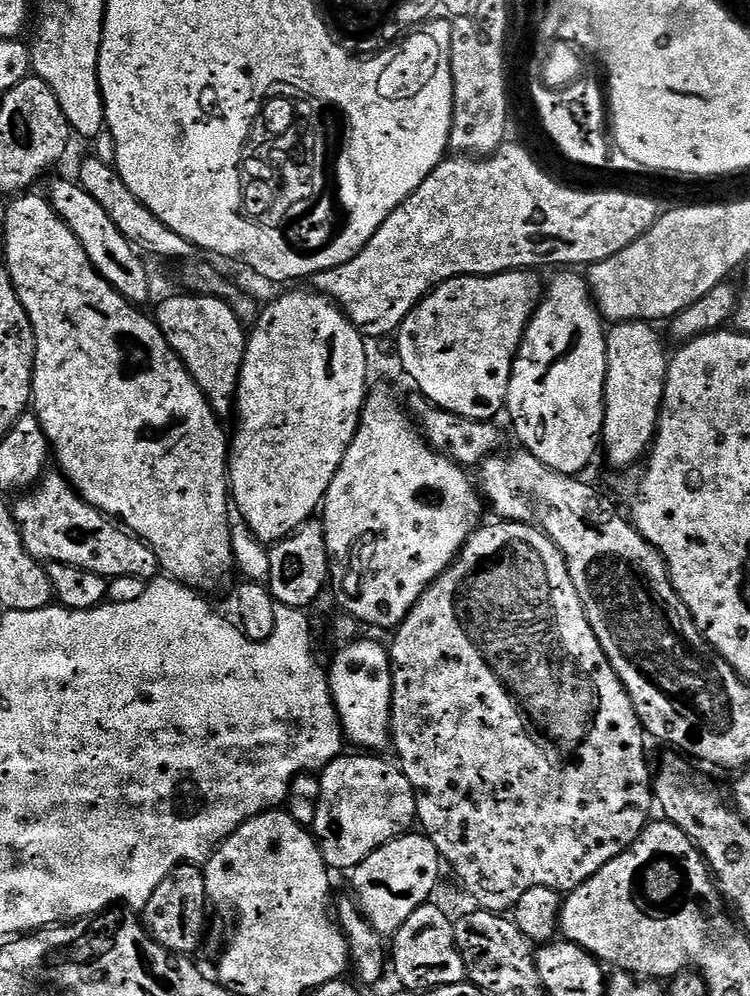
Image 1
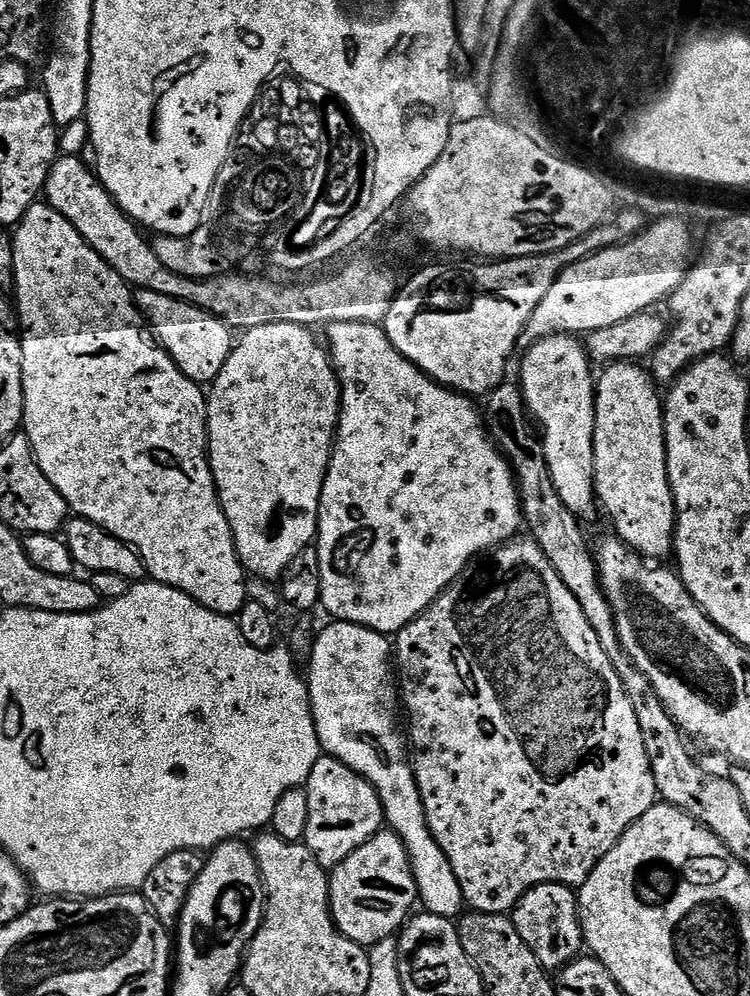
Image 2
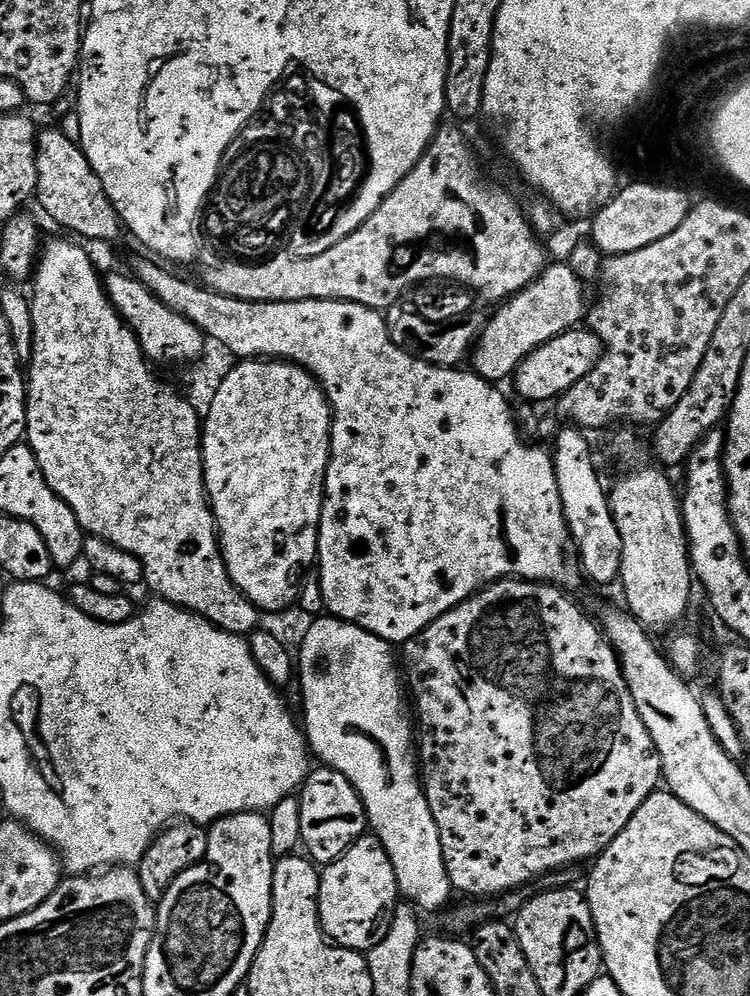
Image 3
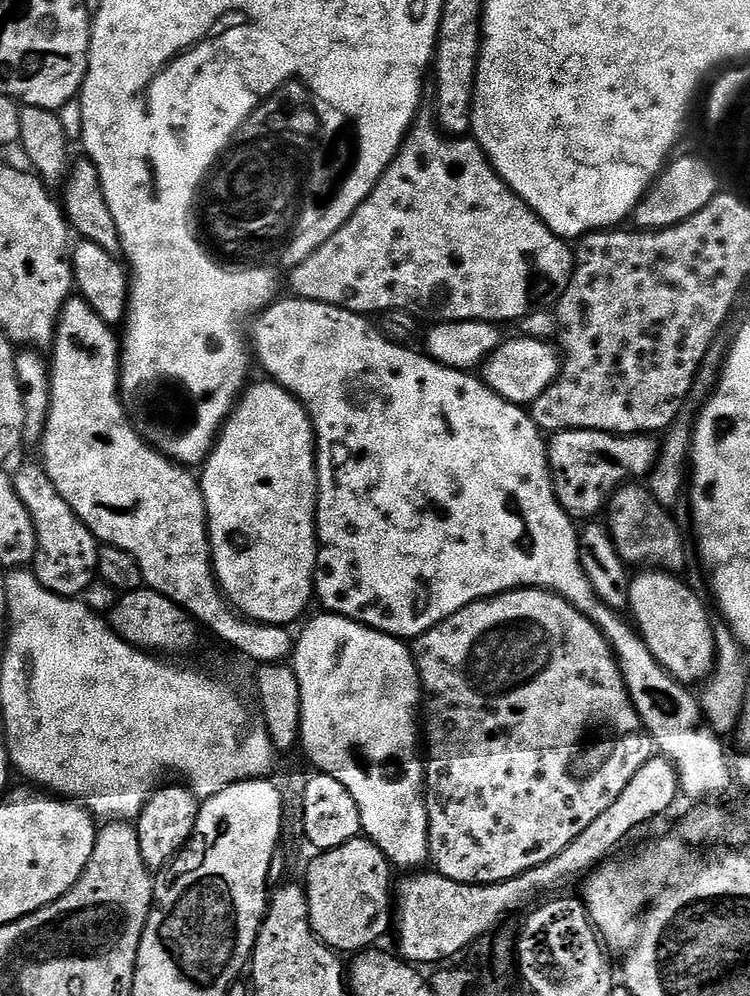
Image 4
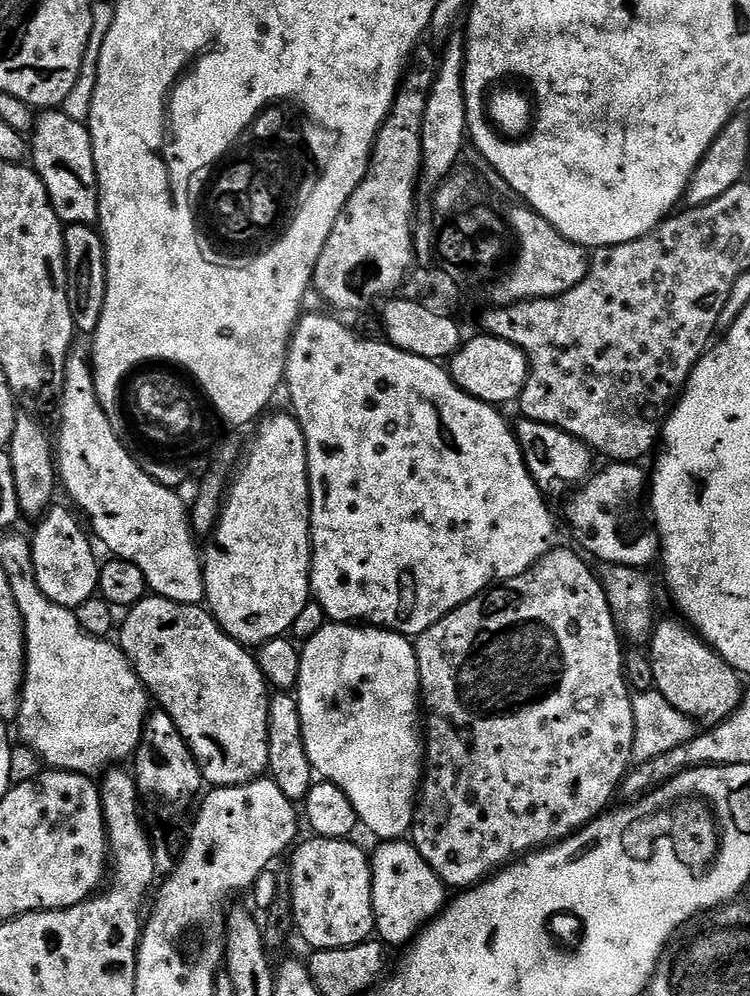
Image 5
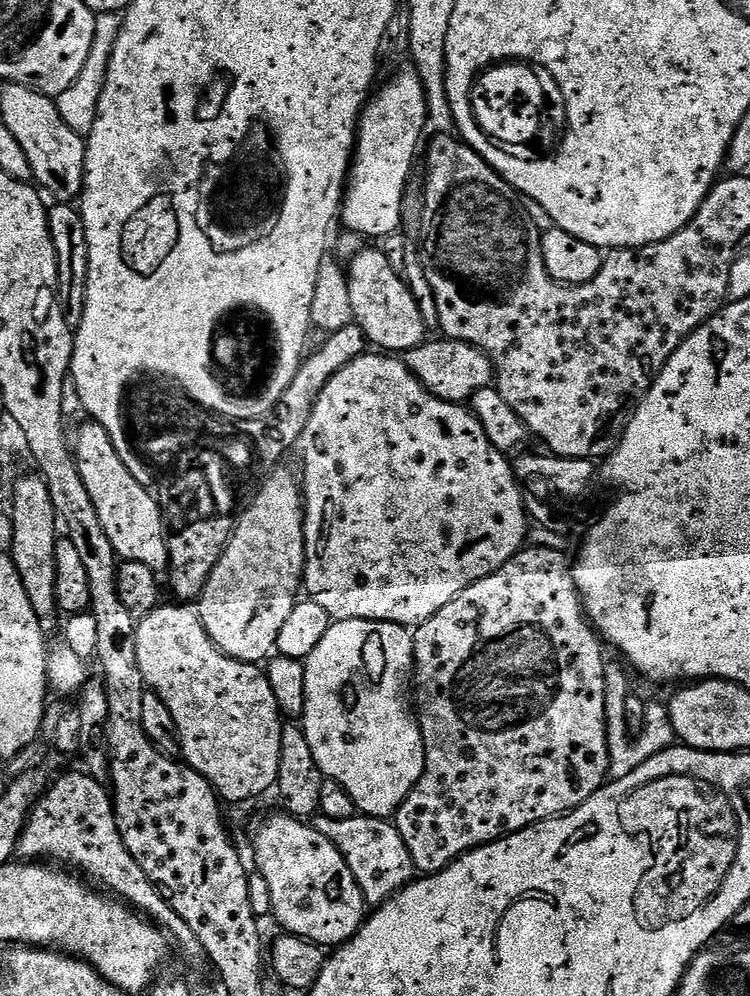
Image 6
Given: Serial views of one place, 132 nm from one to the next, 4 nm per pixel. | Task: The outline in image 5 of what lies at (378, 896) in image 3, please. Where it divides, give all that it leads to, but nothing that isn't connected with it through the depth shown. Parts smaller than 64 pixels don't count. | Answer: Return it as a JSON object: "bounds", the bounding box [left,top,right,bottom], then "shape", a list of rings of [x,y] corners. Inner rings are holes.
{"bounds":[291,838,375,949],"shape":[[[311,838],[291,849],[292,916],[295,931],[309,944],[309,949],[349,948],[365,943],[375,933],[374,910],[371,904],[372,866],[369,853],[363,852],[351,839],[325,840]]]}

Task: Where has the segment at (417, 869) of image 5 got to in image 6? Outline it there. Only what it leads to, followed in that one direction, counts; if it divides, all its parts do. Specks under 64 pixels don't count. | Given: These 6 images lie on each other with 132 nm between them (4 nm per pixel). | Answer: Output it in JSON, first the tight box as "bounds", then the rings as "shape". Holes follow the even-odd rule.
{"bounds":[310,814,415,907],"shape":[[[317,814],[311,817],[310,823],[312,828],[330,839],[345,858],[369,907],[380,907],[415,877],[413,859],[410,858],[410,852],[406,849],[402,836],[398,834],[395,823],[383,817],[363,814],[354,815],[350,819],[331,819],[326,815]]]}

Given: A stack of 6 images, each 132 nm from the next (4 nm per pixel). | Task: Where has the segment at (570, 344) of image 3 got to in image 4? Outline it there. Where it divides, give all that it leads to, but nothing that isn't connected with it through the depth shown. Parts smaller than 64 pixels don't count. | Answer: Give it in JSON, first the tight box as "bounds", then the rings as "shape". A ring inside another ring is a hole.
{"bounds":[482,336,562,406],"shape":[[[520,336],[517,340],[505,339],[490,354],[482,365],[482,379],[485,384],[512,404],[531,406],[545,390],[555,382],[560,373],[562,357],[557,345],[543,344],[532,336]]]}

